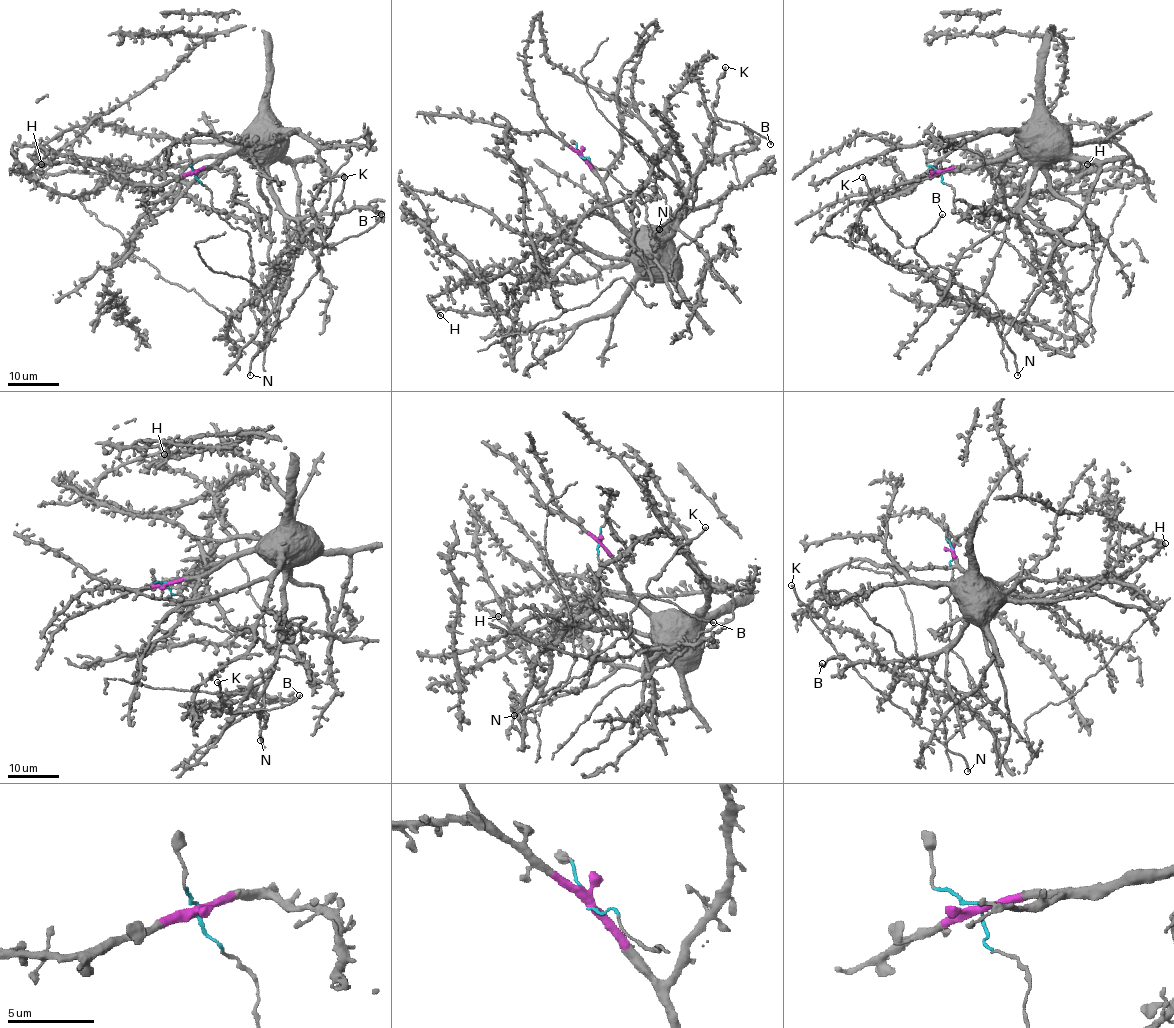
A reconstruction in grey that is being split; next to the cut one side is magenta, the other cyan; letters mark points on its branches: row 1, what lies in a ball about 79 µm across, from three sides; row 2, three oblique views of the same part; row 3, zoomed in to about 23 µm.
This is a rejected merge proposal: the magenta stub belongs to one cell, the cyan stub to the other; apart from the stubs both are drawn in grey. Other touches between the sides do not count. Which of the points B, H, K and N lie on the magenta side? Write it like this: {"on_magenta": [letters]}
{"on_magenta": ["H"]}

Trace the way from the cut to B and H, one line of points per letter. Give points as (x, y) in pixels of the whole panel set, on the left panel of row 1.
B: (194, 170), (216, 211), (249, 236), (250, 309), (270, 337), (317, 273), (322, 249), (357, 236), (381, 215)
H: (194, 170), (211, 168), (237, 151), (180, 160), (172, 166), (105, 173), (42, 174), (38, 170), (42, 164)

